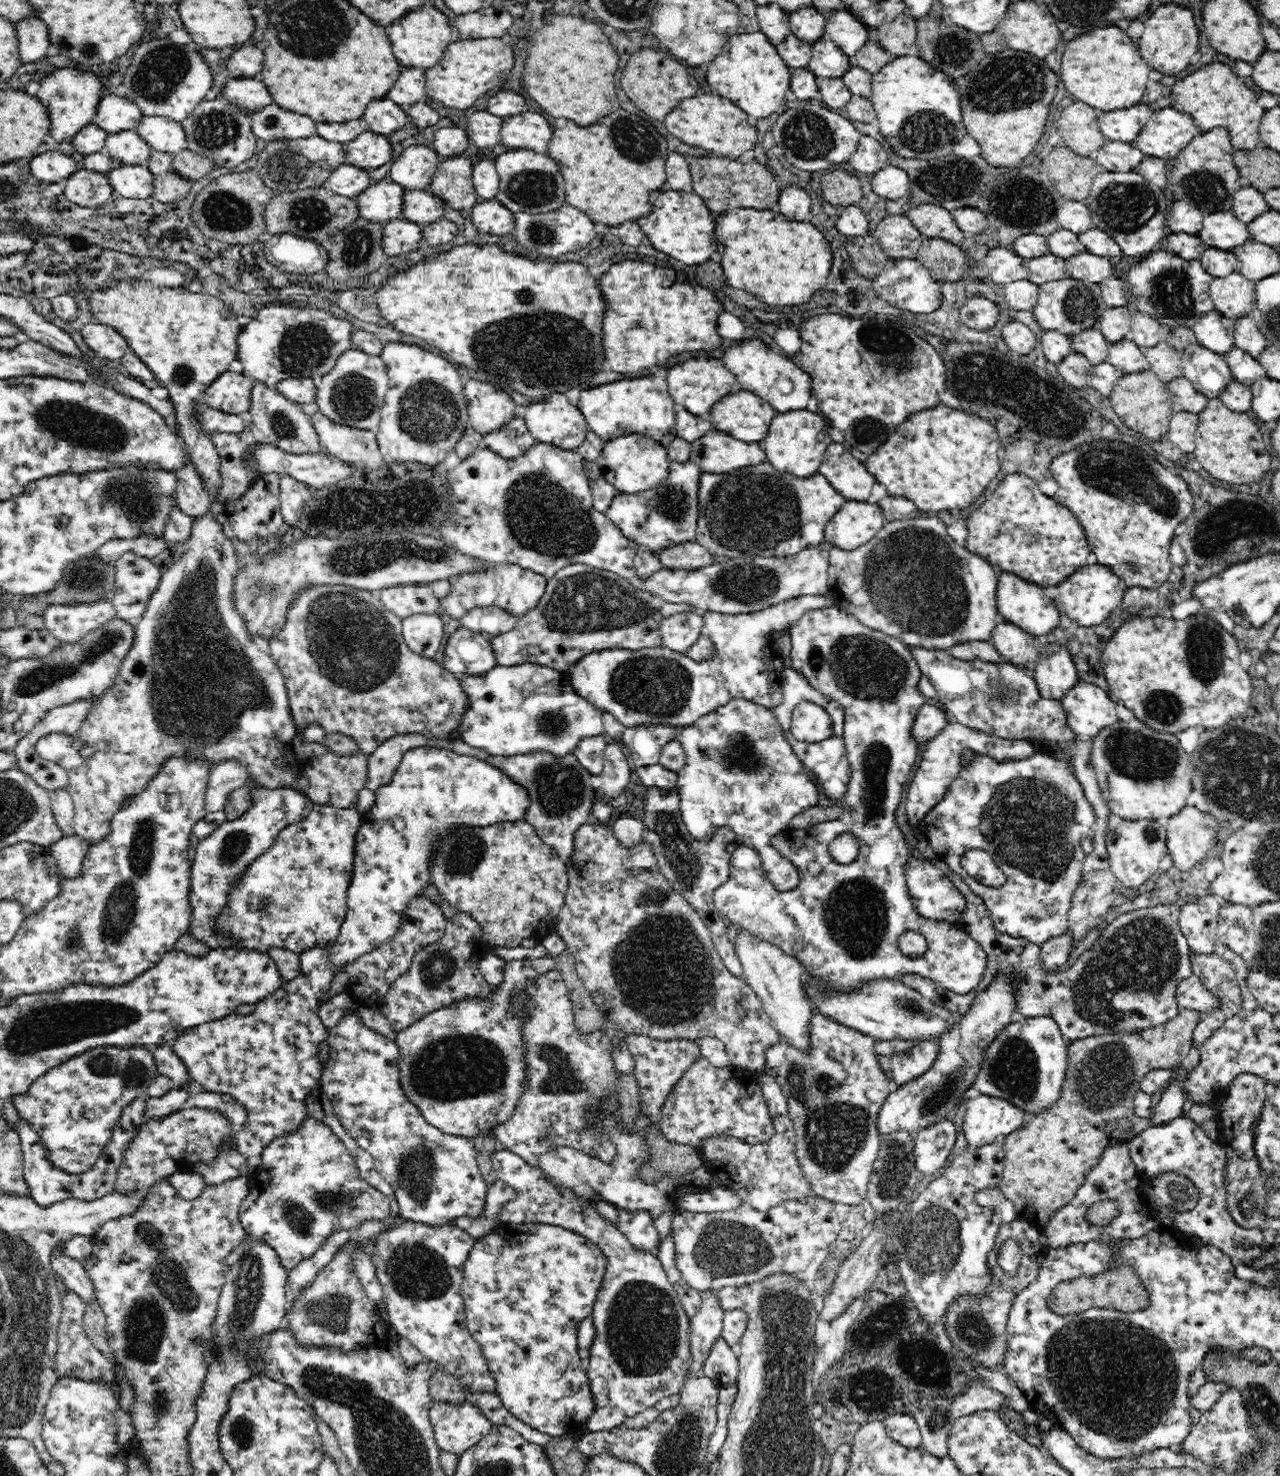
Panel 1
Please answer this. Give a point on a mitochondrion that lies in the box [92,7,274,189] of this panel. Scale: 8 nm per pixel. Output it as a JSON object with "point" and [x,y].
{"point":[171,67]}

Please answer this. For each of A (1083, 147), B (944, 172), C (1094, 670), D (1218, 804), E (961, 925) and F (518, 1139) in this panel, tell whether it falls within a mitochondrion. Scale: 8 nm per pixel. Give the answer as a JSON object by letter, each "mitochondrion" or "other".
{"A":"other","B":"mitochondrion","C":"other","D":"mitochondrion","E":"other","F":"other"}

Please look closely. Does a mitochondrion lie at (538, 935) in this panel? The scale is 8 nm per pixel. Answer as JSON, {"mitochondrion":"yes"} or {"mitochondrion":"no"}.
{"mitochondrion":"no"}

